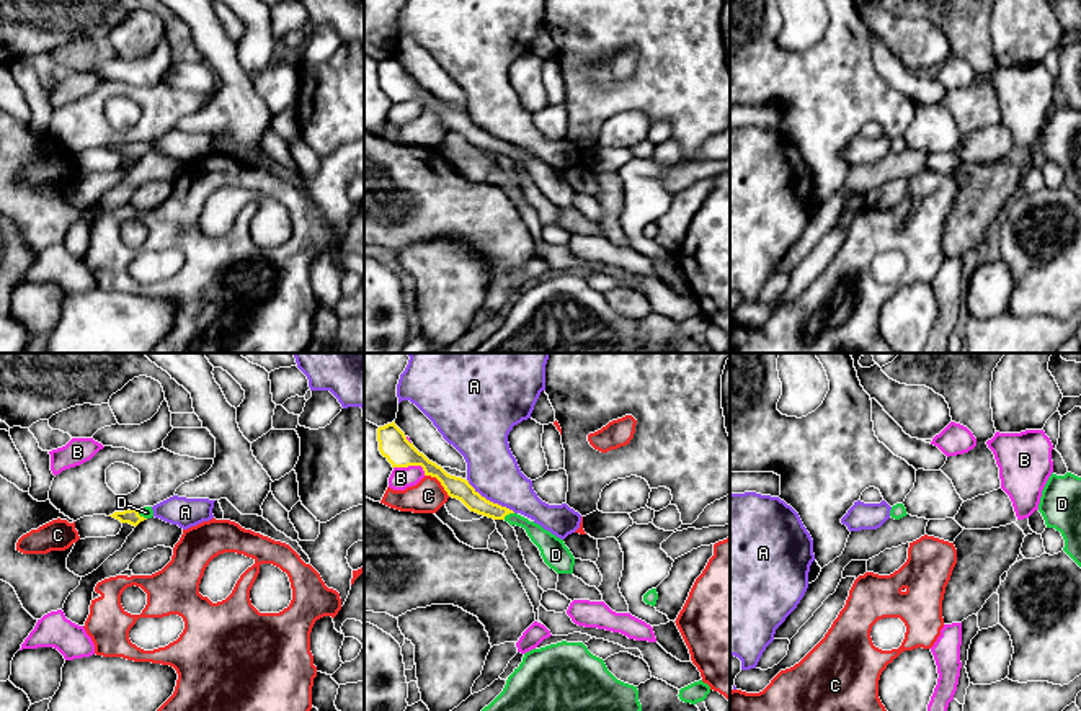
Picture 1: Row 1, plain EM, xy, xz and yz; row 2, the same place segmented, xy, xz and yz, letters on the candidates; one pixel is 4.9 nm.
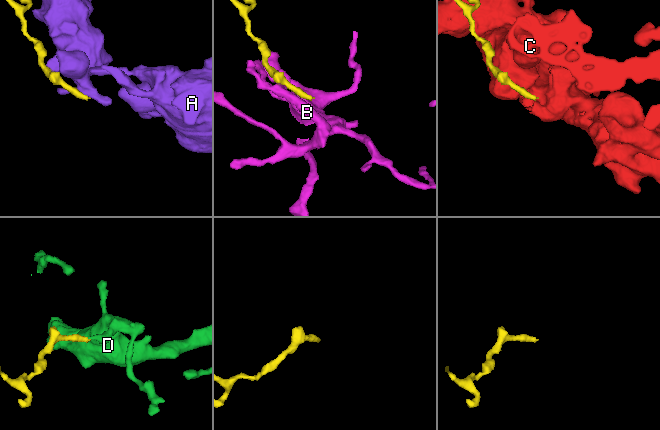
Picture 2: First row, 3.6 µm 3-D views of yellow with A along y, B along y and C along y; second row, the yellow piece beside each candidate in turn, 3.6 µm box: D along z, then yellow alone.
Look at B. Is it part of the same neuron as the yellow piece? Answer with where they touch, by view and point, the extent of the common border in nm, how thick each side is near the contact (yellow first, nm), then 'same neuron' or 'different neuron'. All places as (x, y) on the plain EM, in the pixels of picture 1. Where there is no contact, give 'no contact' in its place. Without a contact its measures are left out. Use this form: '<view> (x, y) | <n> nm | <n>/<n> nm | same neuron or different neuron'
xz (412, 98) | 170 nm | 140/110 nm | different neuron

